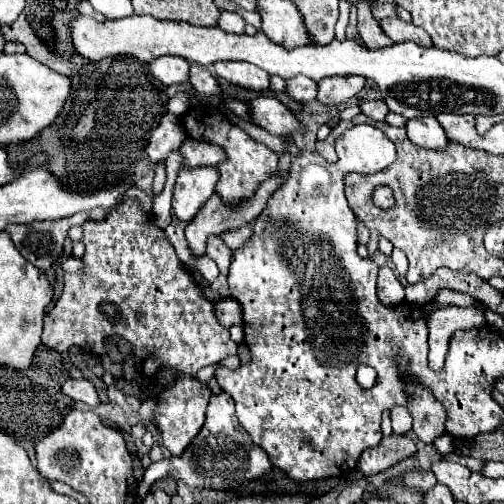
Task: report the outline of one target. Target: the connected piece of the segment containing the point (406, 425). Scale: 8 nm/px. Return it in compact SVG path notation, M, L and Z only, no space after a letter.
M405 407L391 409L389 411L389 417L391 417L391 423L393 423L395 433L407 433L411 429L411 415L409 415L409 411Z

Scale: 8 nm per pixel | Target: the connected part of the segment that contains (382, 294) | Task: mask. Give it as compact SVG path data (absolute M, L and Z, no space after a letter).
M389 267L379 269L377 297L383 305L395 305L395 301L403 301L403 285L399 283L393 269L389 269Z

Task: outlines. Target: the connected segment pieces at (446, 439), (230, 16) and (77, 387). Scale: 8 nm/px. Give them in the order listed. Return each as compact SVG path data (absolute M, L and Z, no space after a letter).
M443 433L439 439L435 439L435 449L441 453L441 455L449 455L453 453L453 437L449 433Z
M221 11L217 27L221 27L221 29L227 31L227 33L243 33L243 29L245 29L245 21L243 21L243 17L237 15L237 13Z
M69 379L69 381L65 381L63 393L69 395L71 399L79 401L79 403L89 405L89 407L97 407L99 405L97 391L95 391L93 383L87 381L87 379Z

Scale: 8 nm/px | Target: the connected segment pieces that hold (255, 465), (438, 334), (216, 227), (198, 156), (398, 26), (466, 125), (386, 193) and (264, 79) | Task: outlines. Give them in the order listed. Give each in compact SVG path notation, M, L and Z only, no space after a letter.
M217 393L217 395L211 395L211 399L209 399L207 419L205 419L205 425L203 425L199 437L195 437L191 441L191 445L187 447L187 451L181 457L169 457L169 459L163 459L159 463L151 463L145 469L143 481L139 483L137 497L145 499L149 487L157 479L173 475L173 471L177 471L181 481L185 481L191 487L211 485L215 489L235 489L241 483L247 483L251 479L261 477L269 469L271 469L269 457L257 445L253 445L251 437L239 425L233 399L227 393Z
M429 304L422 306L429 329L429 367L441 369L449 339L459 329L483 327L485 317L481 309L475 307L435 307Z
M271 177L263 181L263 185L257 189L257 195L253 201L245 201L245 205L239 205L237 209L225 207L217 195L213 195L205 207L197 213L197 217L185 225L185 237L189 243L189 249L193 257L205 255L205 245L211 235L221 235L225 231L233 231L239 227L249 225L259 217L259 213L265 209L267 199L279 189L279 177Z
M185 139L179 147L179 153L183 157L181 169L193 169L193 167L209 167L217 165L221 159L225 159L225 153L211 145L211 143L199 143L193 139Z
M399 17L381 19L379 25L381 25L383 33L385 33L387 37L391 37L395 43L415 41L415 43L419 43L419 45L423 45L423 47L433 45L431 39L429 39L429 35L427 35L421 27L417 27L417 25L413 25L413 23L407 23L407 21L401 21Z
M439 113L437 121L445 129L445 135L449 141L455 141L465 147L479 149L481 147L481 137L475 131L473 125L473 115L455 115L455 113Z
M377 187L377 191L375 191L375 203L379 205L379 207L391 207L393 203L393 199L391 199L391 191L387 189L387 187Z
M215 63L215 73L223 79L227 79L233 85L265 91L269 89L269 75L267 71L251 65L251 63Z

